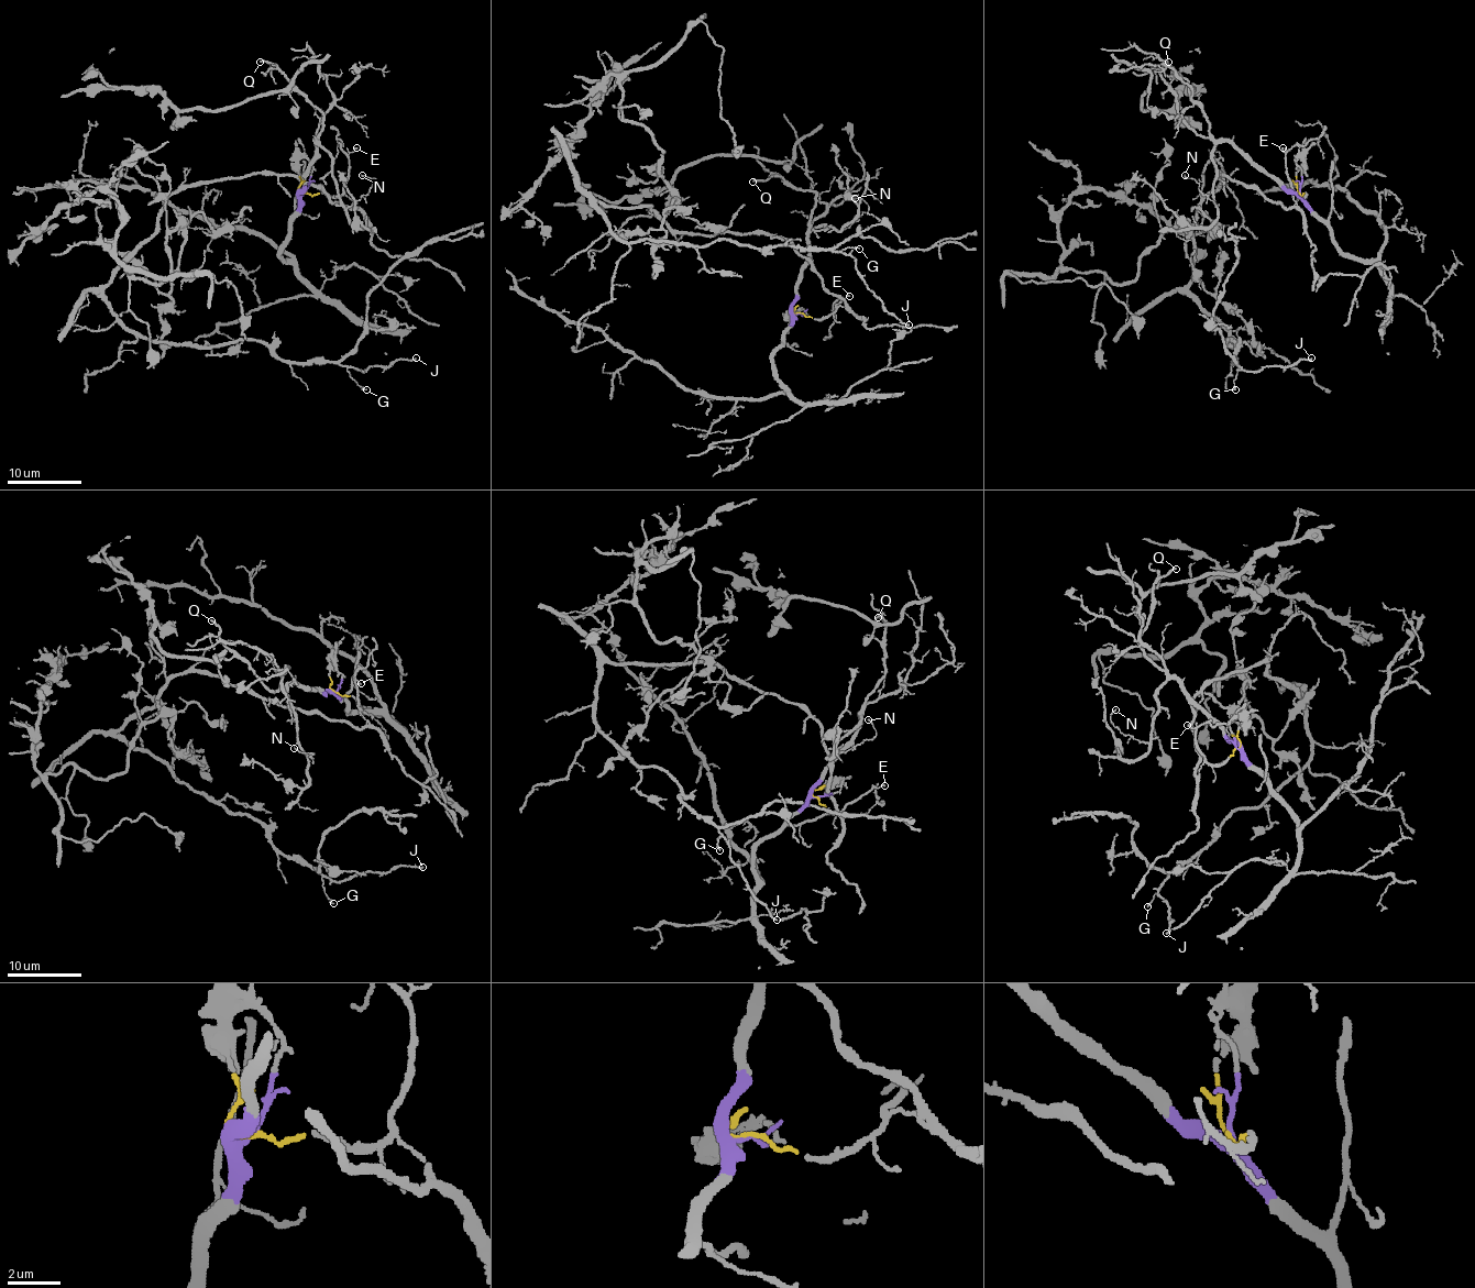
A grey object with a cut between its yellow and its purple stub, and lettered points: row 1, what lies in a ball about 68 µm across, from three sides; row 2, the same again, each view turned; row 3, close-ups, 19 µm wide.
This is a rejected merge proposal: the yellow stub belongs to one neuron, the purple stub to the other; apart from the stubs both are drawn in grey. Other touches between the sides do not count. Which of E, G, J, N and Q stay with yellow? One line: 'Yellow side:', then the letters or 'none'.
Yellow side: E, G, J

